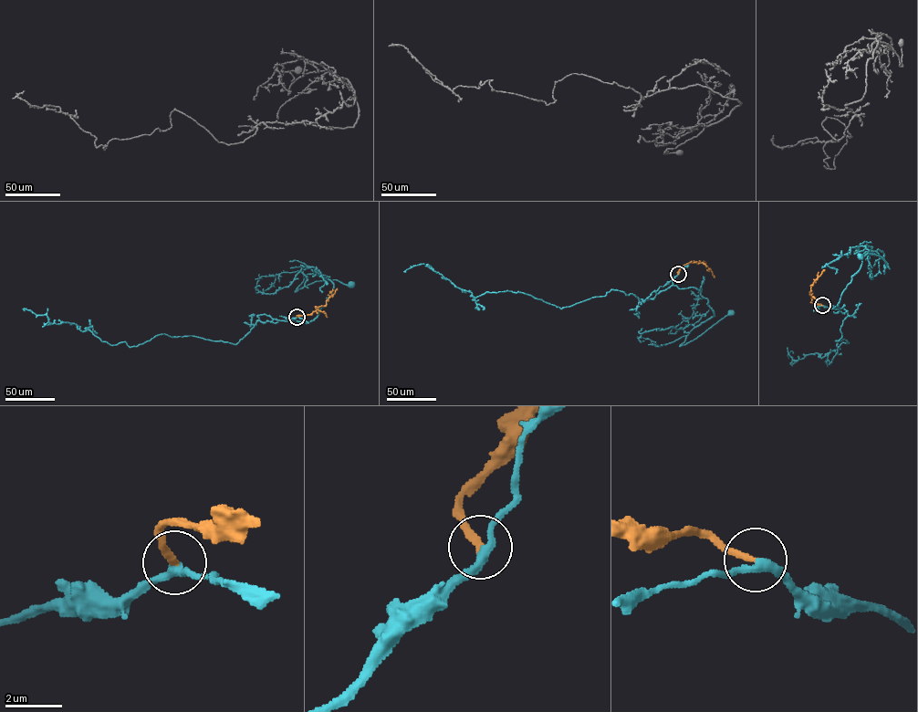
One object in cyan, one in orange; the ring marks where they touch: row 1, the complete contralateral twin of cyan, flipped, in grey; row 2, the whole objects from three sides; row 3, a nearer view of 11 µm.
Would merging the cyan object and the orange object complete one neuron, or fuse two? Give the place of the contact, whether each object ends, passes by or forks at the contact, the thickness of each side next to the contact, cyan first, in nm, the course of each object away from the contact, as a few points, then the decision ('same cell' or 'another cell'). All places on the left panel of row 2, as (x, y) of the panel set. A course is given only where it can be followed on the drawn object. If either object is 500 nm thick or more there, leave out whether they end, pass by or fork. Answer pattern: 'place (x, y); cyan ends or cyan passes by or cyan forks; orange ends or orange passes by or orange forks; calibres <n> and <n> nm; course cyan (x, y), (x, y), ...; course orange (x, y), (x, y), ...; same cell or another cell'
place (297, 317); cyan passes by; orange ends; calibres 280 and 240 nm; course cyan (297, 317), (290, 320), (313, 320), (332, 294), (328, 279), (307, 274), (296, 291), (316, 281), (351, 285); course orange (297, 317), (309, 314), (317, 307), (325, 306), (337, 288); same cell

